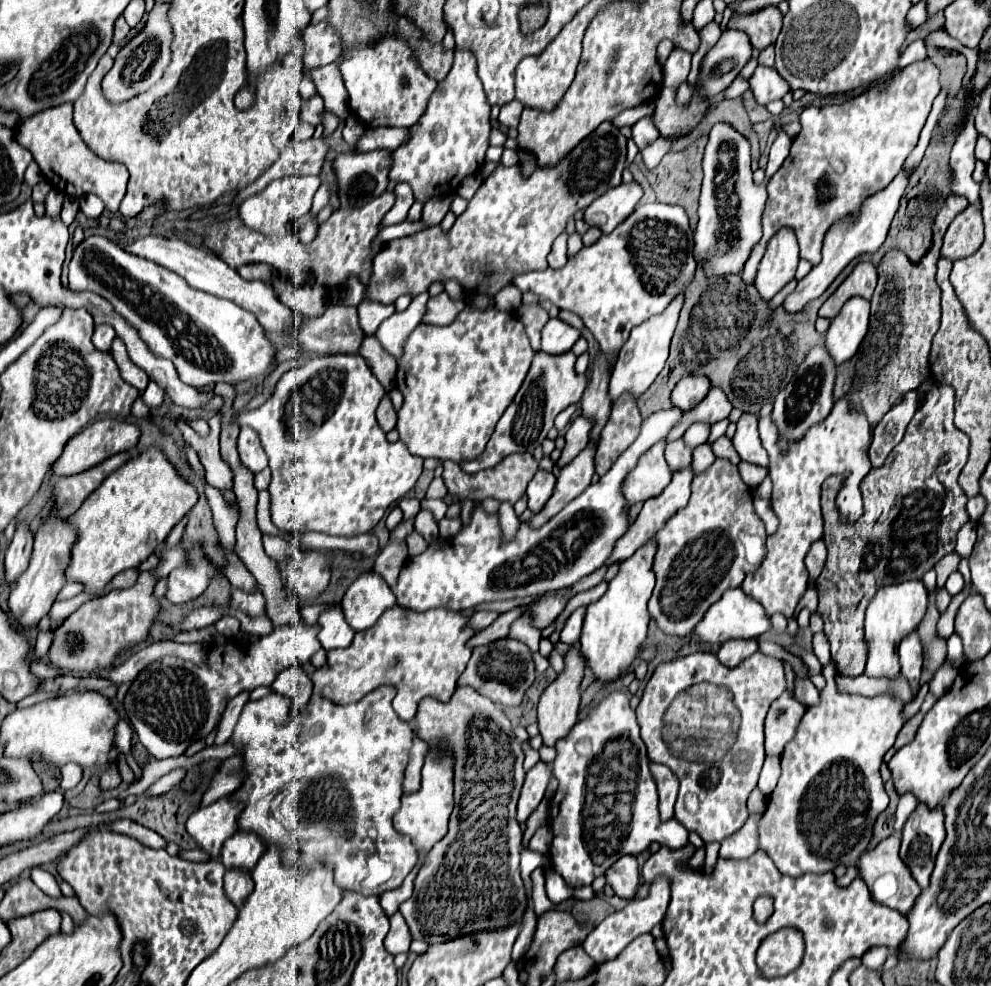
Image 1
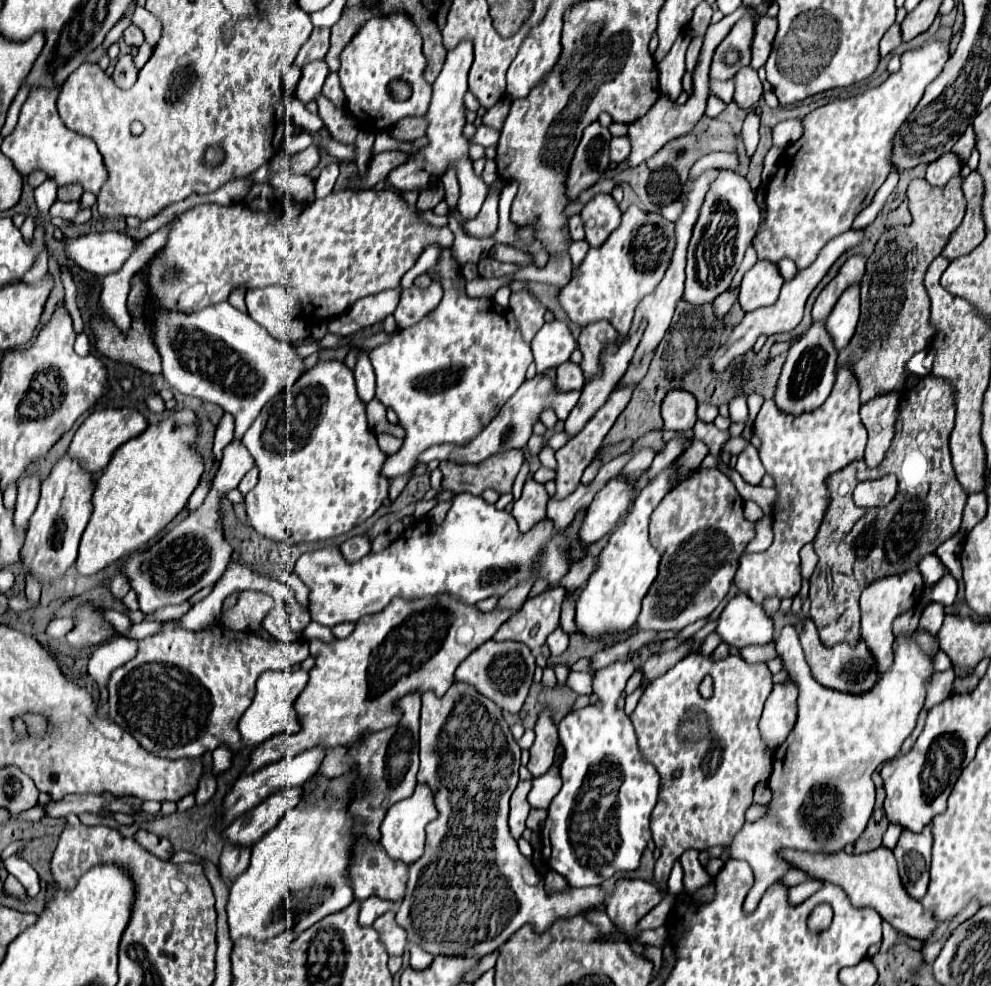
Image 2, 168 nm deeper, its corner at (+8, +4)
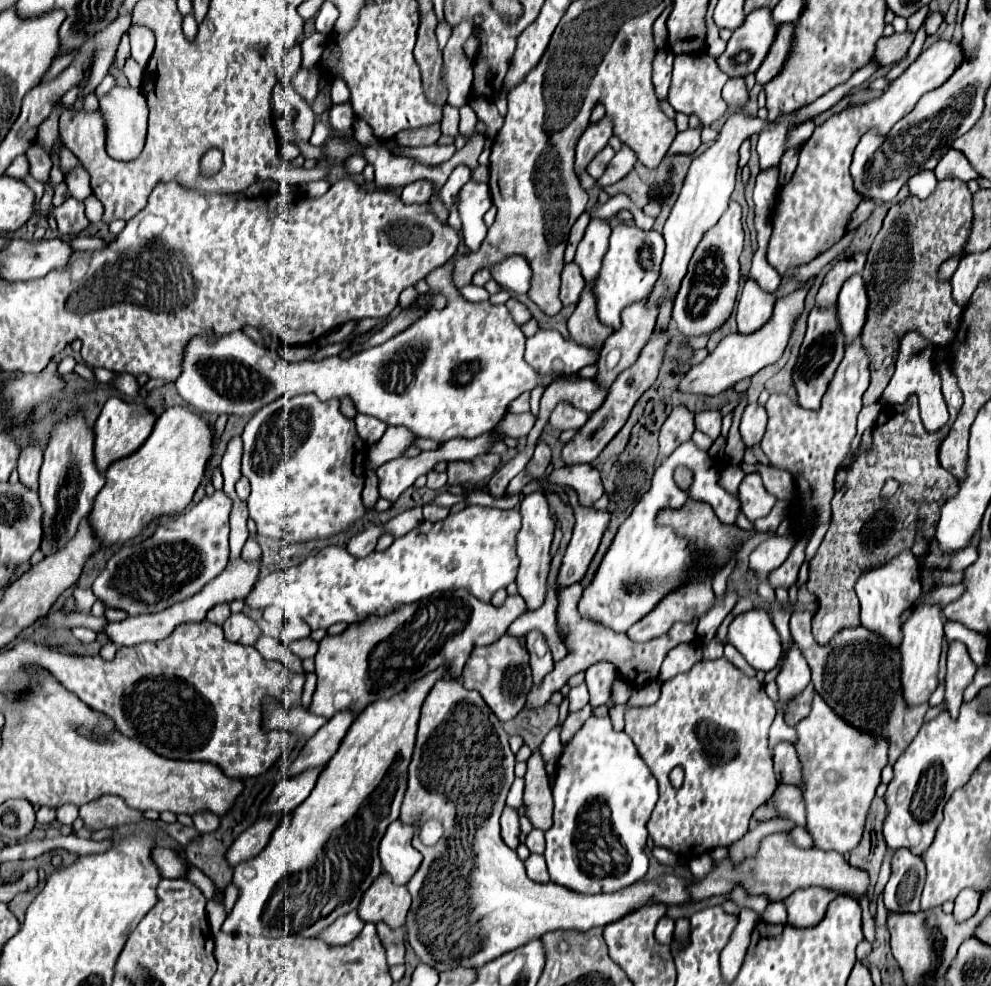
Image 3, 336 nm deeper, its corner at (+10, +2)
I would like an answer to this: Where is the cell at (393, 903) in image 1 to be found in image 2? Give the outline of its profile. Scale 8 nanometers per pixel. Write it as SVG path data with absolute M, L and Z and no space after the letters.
M367 898L361 902L361 912L359 912L359 924L361 926L371 926L375 918L385 914L387 910L393 908L393 902L381 902L381 898Z

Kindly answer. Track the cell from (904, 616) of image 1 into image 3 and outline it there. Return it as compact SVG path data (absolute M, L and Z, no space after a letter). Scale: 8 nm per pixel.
M911 550L901 552L899 556L895 556L891 562L885 562L869 572L865 572L863 576L859 576L859 580L855 582L855 592L857 598L861 602L861 624L883 636L889 644L901 644L901 620L899 616L913 606L913 602L919 598L921 594L921 568L919 568L919 560L911 554Z

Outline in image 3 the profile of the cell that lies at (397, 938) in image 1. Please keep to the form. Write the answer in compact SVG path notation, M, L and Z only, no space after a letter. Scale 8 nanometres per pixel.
M379 924L377 926L377 936L387 952L387 964L395 966L395 964L403 964L403 956L405 956L405 946L403 946L403 936L405 930L397 928L391 930L387 924Z

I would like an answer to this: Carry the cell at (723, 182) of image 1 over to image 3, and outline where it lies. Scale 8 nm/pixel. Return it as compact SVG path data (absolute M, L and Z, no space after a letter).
M729 202L729 208L723 212L719 222L697 246L695 256L689 262L687 276L683 278L679 294L675 298L673 320L677 324L677 330L685 338L711 336L729 320L739 292L739 256L743 250L743 238L745 234L741 224L741 206L737 202Z

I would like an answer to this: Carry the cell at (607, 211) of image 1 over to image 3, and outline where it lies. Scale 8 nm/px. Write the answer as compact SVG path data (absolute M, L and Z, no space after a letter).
M593 218L587 226L583 240L579 242L573 262L579 266L581 276L585 278L587 284L593 282L595 276L599 274L601 260L609 246L609 236L611 236L611 226L601 218Z

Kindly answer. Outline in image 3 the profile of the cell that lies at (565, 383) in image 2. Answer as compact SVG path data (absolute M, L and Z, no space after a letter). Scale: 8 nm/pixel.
M563 380L563 384L551 384L551 386L547 386L545 388L545 392L543 392L543 398L541 398L541 410L539 410L539 418L537 418L537 422L535 422L535 426L533 426L533 430L531 430L531 434L535 434L535 436L541 436L541 432L543 432L543 426L547 424L547 420L549 420L549 414L553 412L553 408L559 404L559 402L563 402L563 400L567 400L567 402L571 402L575 408L579 408L579 410L585 410L587 414L593 414L595 410L599 410L599 406L603 404L603 400L607 398L607 388L601 388L597 382L593 382L593 380L577 380L577 382L569 382L567 380L567 384L565 384L565 380Z

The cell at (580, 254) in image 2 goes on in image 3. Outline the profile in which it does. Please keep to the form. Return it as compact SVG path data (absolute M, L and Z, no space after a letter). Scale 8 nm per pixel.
M573 262L565 264L563 274L561 274L561 302L563 302L563 306L577 304L583 288L585 288L585 280L583 280L579 268Z

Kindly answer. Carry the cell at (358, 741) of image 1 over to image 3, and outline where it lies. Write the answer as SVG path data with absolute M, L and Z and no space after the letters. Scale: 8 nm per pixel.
M381 874L363 894L363 900L357 910L363 922L385 922L391 928L401 928L405 924L409 906L411 894L407 892L407 888L395 886L387 874Z

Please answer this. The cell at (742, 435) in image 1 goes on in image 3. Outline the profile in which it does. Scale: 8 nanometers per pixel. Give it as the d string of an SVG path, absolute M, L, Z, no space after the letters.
M747 474L743 478L743 482L739 486L739 496L741 496L741 504L743 504L741 510L751 522L765 518L777 502L777 498L765 490L759 474Z

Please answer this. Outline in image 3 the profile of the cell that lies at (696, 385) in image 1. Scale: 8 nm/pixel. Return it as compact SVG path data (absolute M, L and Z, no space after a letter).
M683 406L673 408L673 412L665 420L665 424L661 428L661 434L659 434L661 454L669 456L679 444L691 440L693 432L695 432L693 414L687 408L683 408Z

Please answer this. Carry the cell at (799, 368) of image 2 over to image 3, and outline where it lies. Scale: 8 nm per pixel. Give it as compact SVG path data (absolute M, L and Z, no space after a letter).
M815 306L809 314L807 334L805 334L803 344L801 344L799 360L797 360L797 366L793 372L793 382L795 382L797 394L799 394L799 406L803 406L807 410L819 410L821 398L823 398L839 362L843 360L843 346L845 346L845 338L843 338L843 332L839 328L837 308Z

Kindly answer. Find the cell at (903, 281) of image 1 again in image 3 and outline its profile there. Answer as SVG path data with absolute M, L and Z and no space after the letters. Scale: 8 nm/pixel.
M947 178L937 184L935 192L927 200L909 196L905 202L891 206L891 210L887 212L887 216L883 220L883 228L871 244L871 250L867 254L867 264L863 270L863 280L865 280L869 302L871 302L869 312L867 312L867 324L861 332L863 346L867 348L867 352L871 356L871 384L869 384L867 392L863 394L865 406L875 404L879 400L881 392L885 390L885 386L889 384L889 380L895 372L895 356L899 350L899 342L907 332L917 330L923 336L931 338L931 342L935 342L935 346L949 346L951 340L955 338L955 330L959 326L963 308L959 304L955 304L955 300L951 296L951 282L941 280L937 276L937 270L945 260L965 256L965 244L969 240L971 224L973 224L971 202L973 202L973 196L971 196L967 184L963 180Z

